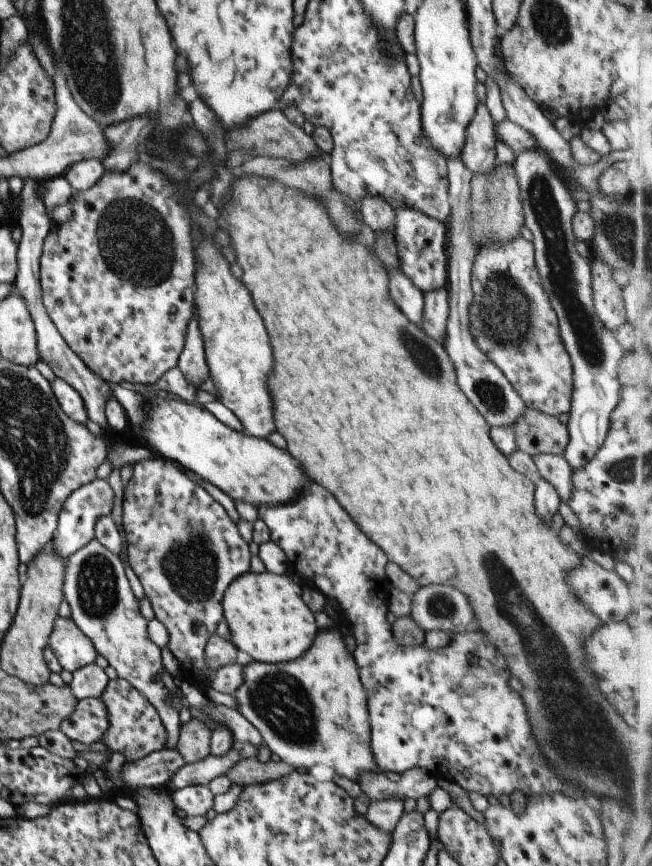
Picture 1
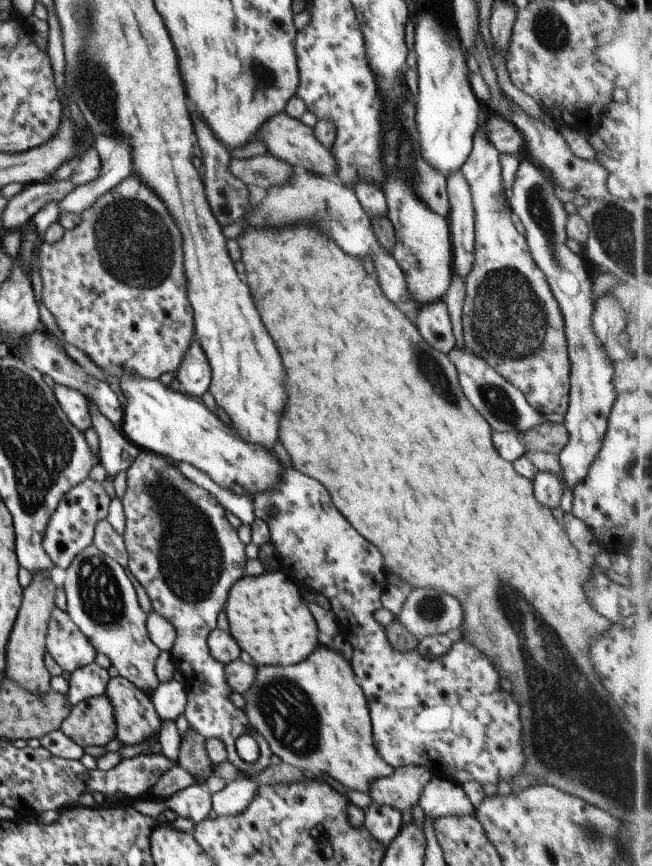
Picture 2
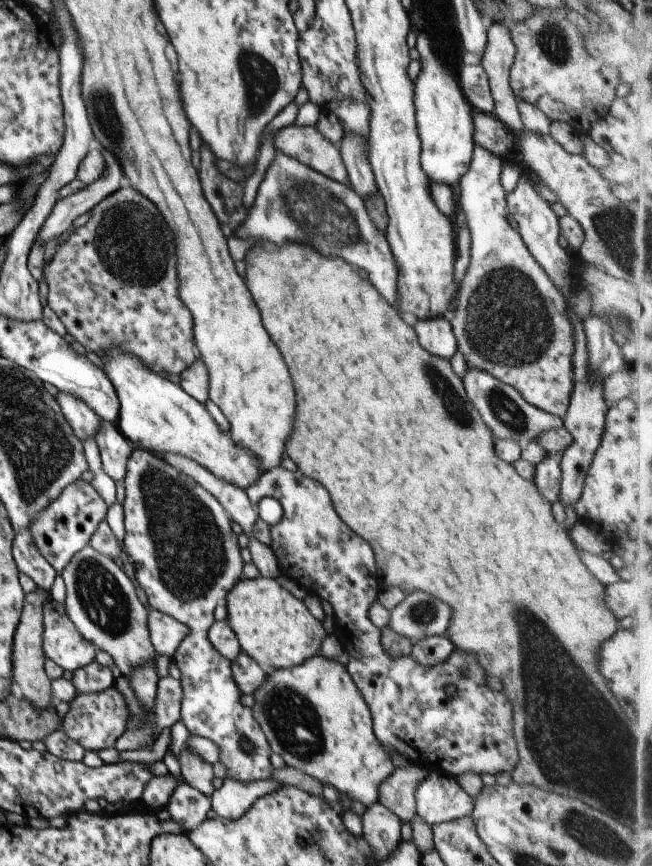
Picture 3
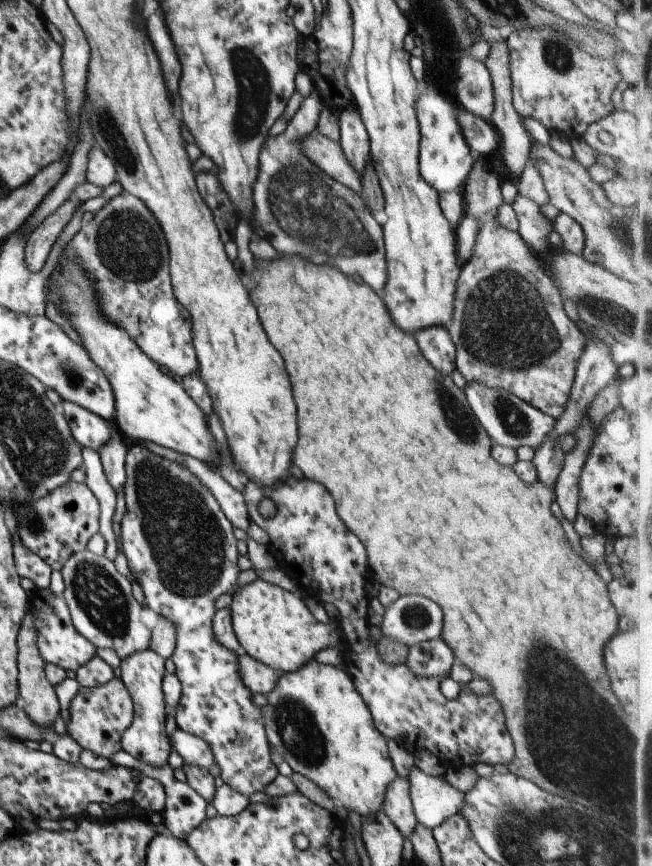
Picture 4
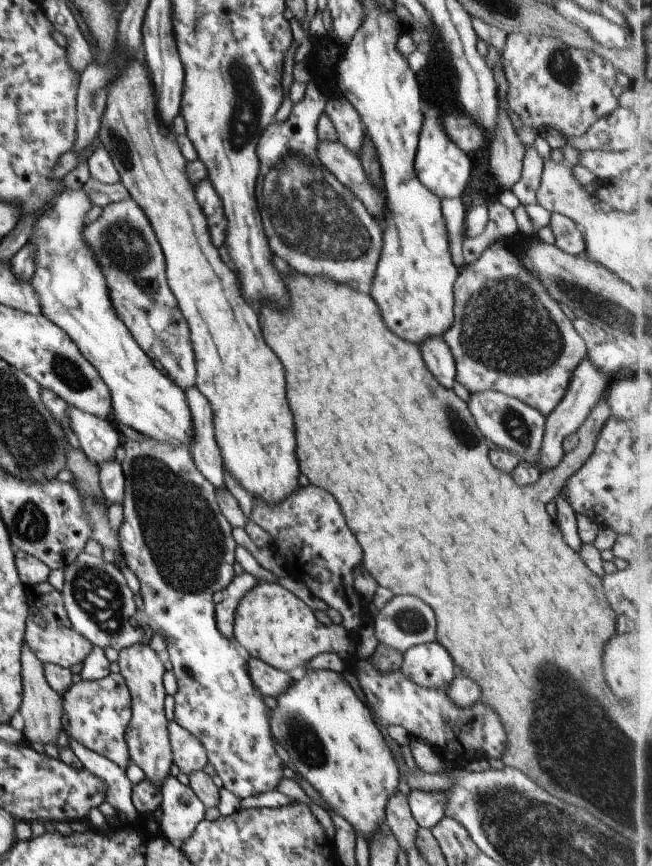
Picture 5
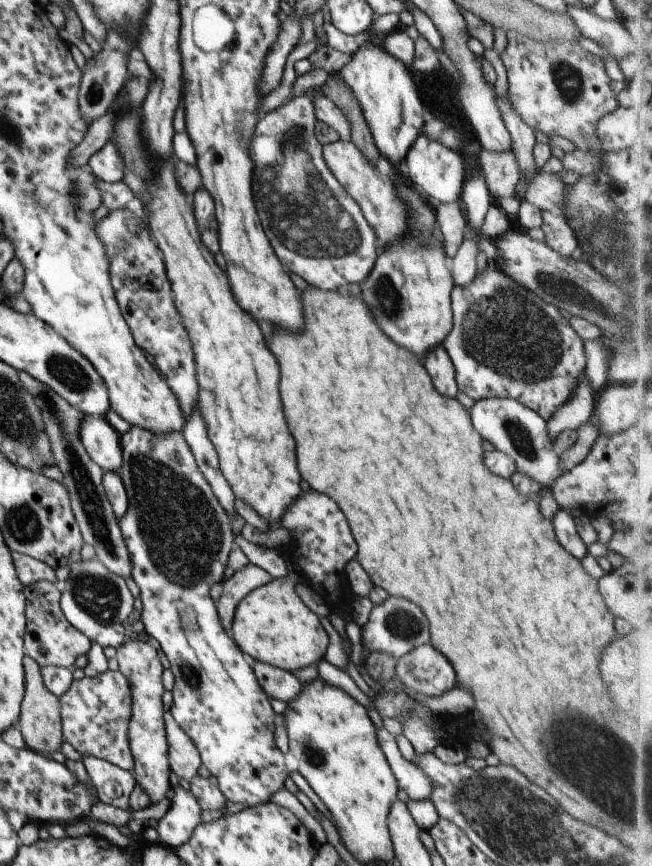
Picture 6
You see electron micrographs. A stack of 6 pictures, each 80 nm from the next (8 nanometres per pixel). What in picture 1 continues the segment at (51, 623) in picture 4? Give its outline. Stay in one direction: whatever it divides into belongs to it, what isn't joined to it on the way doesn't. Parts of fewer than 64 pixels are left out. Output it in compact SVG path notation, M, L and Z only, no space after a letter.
M57 617L48 636L49 647L63 670L73 672L93 663L96 650L91 641L69 618Z

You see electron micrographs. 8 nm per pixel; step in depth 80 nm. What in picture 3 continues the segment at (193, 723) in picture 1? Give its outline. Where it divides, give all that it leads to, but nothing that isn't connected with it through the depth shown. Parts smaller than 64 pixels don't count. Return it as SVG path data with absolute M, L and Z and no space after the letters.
M182 749L177 759L180 776L185 784L209 797L213 792L211 787L212 765L189 749Z

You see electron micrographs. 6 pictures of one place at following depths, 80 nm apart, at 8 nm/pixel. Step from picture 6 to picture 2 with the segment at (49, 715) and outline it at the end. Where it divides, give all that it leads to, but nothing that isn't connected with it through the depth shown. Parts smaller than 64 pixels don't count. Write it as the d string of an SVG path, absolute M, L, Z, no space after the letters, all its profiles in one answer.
M41 571L31 574L31 576L29 584L22 588L21 606L19 606L19 612L11 627L9 640L7 640L4 674L29 692L44 693L50 688L50 674L47 672L43 660L46 654L44 642L49 615L56 607L54 603L56 587L51 579Z

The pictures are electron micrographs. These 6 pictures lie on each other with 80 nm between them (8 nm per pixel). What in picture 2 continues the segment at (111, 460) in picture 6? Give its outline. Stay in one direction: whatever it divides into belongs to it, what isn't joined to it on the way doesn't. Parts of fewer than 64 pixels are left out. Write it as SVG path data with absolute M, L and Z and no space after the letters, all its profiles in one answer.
M59 383L53 385L52 391L67 420L83 433L90 425L86 398L78 390Z

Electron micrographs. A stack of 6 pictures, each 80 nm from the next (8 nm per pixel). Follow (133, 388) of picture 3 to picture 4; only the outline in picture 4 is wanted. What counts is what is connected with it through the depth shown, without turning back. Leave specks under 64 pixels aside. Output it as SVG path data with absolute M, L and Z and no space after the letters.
M61 251L58 261L49 275L46 286L50 291L46 296L53 302L57 312L59 309L63 309L66 312L65 320L77 332L89 358L100 368L100 371L110 384L115 403L113 423L119 433L125 434L129 440L133 440L134 444L139 444L141 441L150 442L151 444L192 456L206 465L214 467L217 469L215 471L219 472L219 452L213 436L209 433L206 416L203 411L196 405L196 402L193 402L193 399L185 392L181 384L164 375L158 368L158 364L147 358L123 330L118 329L116 324L111 324L110 321L104 318L98 308L94 290L80 266L63 261Z

